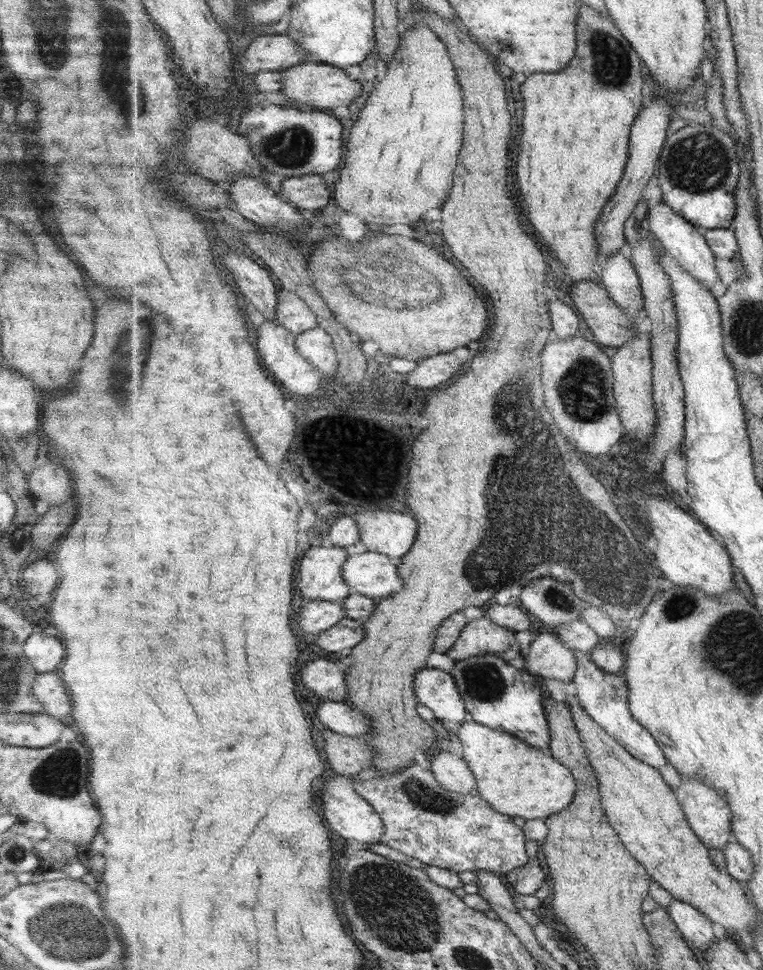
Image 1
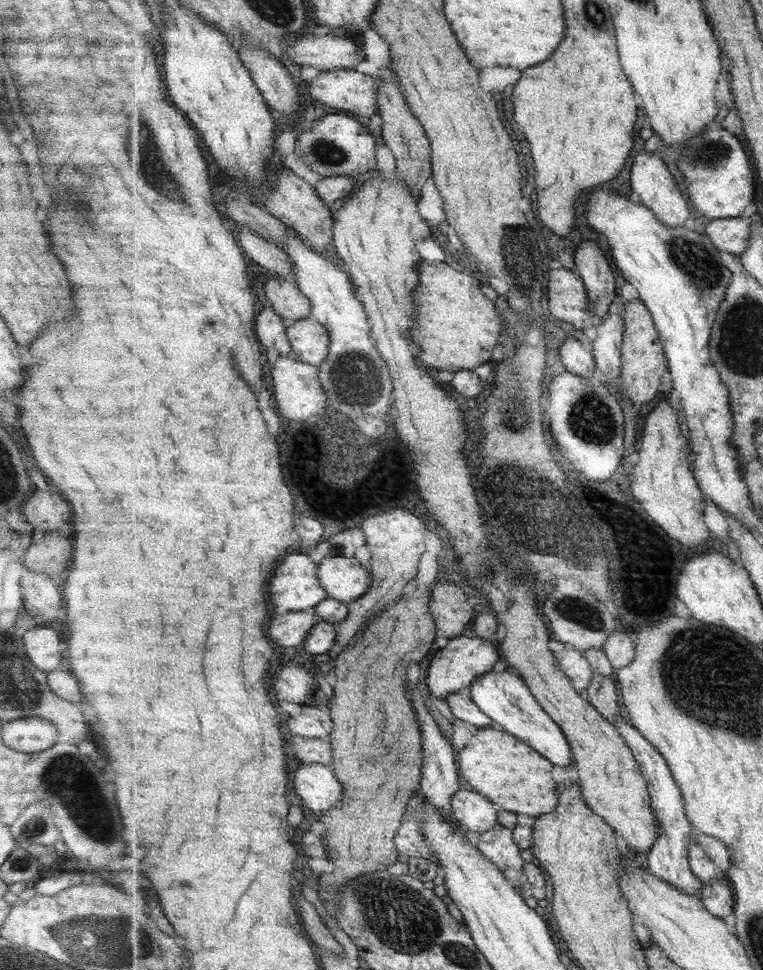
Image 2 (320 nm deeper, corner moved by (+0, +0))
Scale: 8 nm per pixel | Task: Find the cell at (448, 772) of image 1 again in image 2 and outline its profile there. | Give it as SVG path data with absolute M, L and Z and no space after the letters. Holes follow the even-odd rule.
M459 790L453 797L452 809L454 817L475 835L500 825L499 806L479 792Z

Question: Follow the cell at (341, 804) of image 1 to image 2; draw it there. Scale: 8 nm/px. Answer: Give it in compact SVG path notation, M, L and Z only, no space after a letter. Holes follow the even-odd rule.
M323 763L300 764L294 772L294 788L309 809L317 814L334 809L345 797L344 784L336 777L332 765Z

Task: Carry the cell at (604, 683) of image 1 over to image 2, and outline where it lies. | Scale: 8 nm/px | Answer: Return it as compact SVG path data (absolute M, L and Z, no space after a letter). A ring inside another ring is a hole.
M618 718L614 723L618 726L619 732L626 738L627 744L631 747L635 758L638 759L639 766L642 767L643 776L648 782L651 804L654 809L660 835L655 842L653 849L644 856L644 865L657 878L663 878L665 882L675 885L675 888L691 894L691 896L701 896L703 883L699 876L694 874L690 866L690 847L694 843L693 833L695 828L686 815L686 802L684 801L679 783L674 779L667 759L657 750L653 742L649 742L641 730L633 723L628 724L625 718Z

